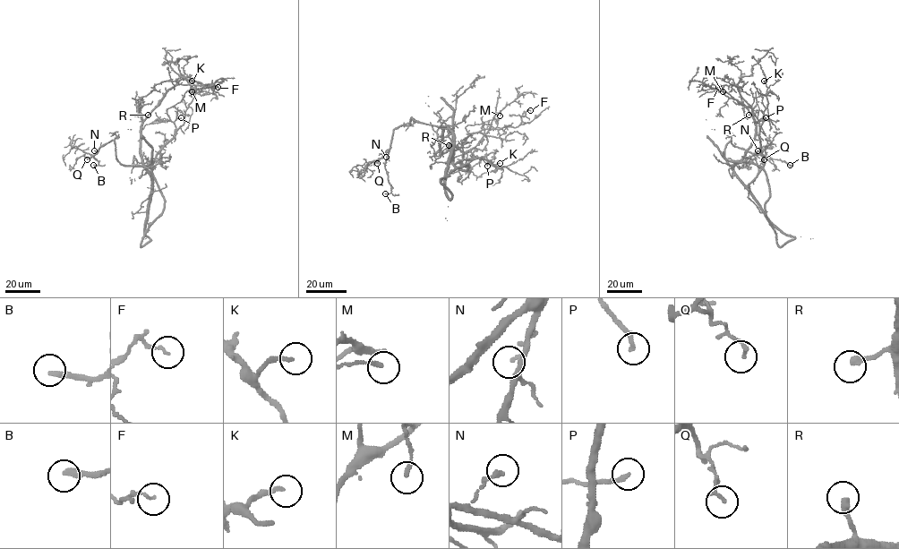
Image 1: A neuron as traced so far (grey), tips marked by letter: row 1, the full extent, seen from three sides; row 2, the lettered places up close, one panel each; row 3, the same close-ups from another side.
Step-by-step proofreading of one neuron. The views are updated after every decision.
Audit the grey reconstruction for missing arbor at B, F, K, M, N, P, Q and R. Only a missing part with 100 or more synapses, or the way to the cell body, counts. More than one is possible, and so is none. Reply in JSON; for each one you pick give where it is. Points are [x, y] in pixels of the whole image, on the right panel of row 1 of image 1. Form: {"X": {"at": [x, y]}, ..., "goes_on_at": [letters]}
{"B": {"at": [790, 165]}, "goes_on_at": ["B"]}

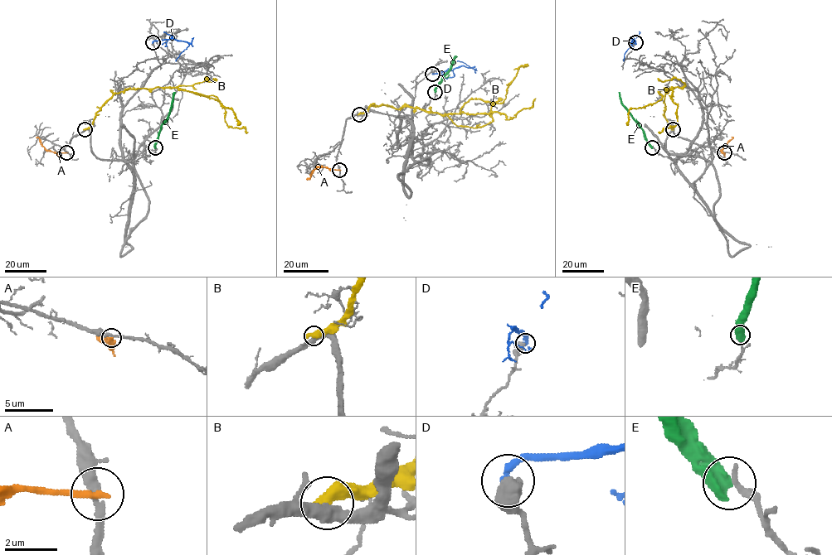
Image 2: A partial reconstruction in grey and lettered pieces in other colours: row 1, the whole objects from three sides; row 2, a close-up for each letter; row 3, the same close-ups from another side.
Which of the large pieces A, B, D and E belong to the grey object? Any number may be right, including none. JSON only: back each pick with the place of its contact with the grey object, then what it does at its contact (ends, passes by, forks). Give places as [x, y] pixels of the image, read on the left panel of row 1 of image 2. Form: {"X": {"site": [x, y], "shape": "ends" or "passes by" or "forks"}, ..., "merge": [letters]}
{"merge": []}

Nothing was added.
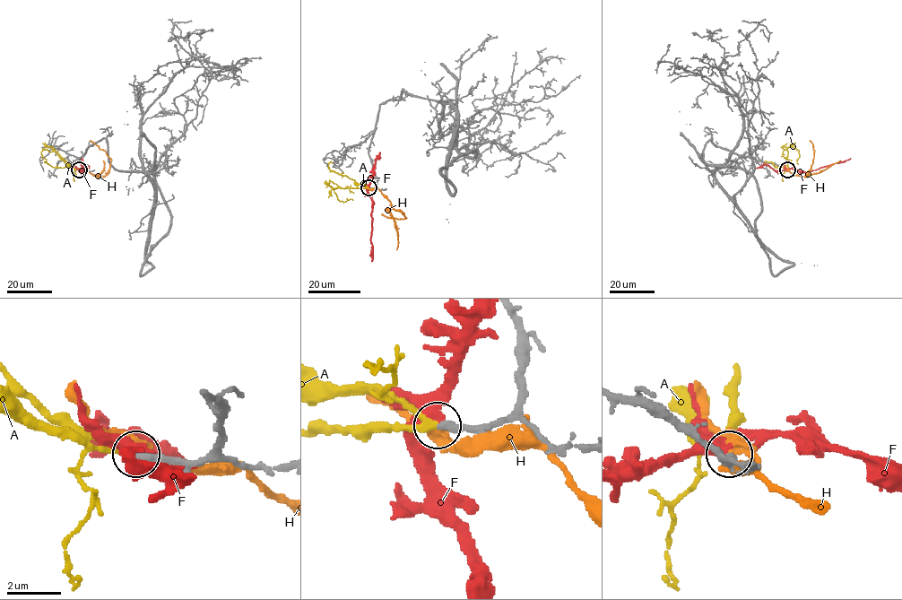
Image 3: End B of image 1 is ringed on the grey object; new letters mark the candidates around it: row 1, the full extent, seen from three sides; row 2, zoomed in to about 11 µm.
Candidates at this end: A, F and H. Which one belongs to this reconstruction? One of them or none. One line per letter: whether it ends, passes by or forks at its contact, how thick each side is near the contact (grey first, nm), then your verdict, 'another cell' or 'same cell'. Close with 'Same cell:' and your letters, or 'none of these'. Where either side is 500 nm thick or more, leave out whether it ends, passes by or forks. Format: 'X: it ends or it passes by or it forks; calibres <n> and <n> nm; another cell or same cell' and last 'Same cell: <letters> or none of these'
A: it passes by; calibres 280 and 190 nm; same cell
F: calibres 300 and 500 nm; another cell
H: it passes by; calibres 300 and 360 nm; another cell
Same cell: A

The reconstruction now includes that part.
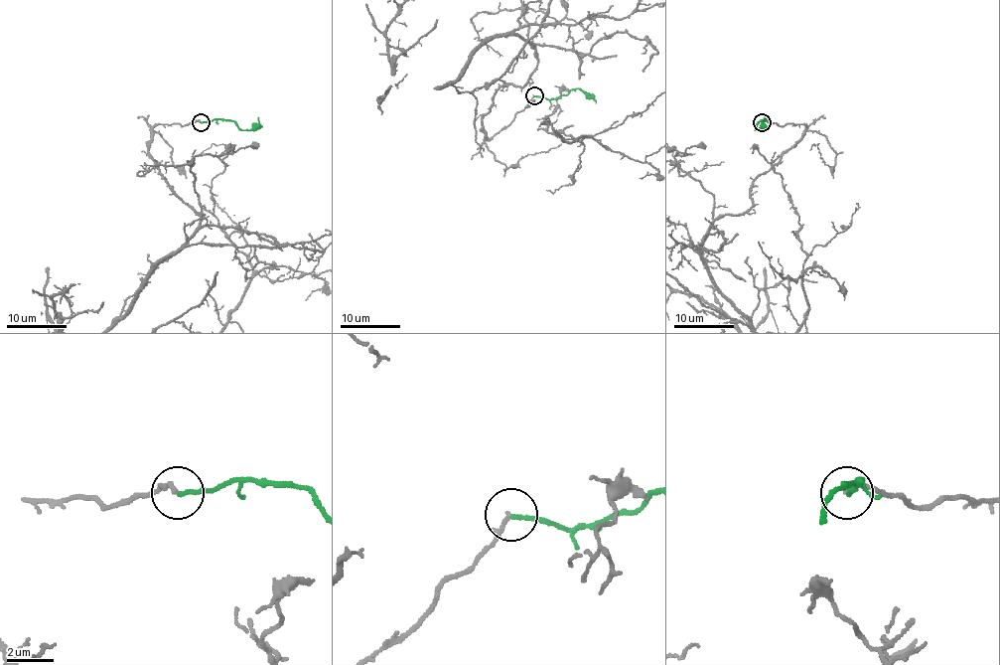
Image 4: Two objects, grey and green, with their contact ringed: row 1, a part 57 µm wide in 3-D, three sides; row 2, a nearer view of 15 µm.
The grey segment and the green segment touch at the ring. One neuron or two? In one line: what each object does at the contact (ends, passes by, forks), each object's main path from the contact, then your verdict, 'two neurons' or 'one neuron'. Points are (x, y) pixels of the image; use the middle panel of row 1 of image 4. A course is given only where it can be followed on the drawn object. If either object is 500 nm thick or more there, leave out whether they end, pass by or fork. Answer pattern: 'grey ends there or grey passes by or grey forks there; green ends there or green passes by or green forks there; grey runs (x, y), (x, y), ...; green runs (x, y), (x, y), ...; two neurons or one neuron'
grey ends there; green ends there; green runs (534, 95), (557, 98), (571, 89), (581, 88), (595, 103); one neuron

